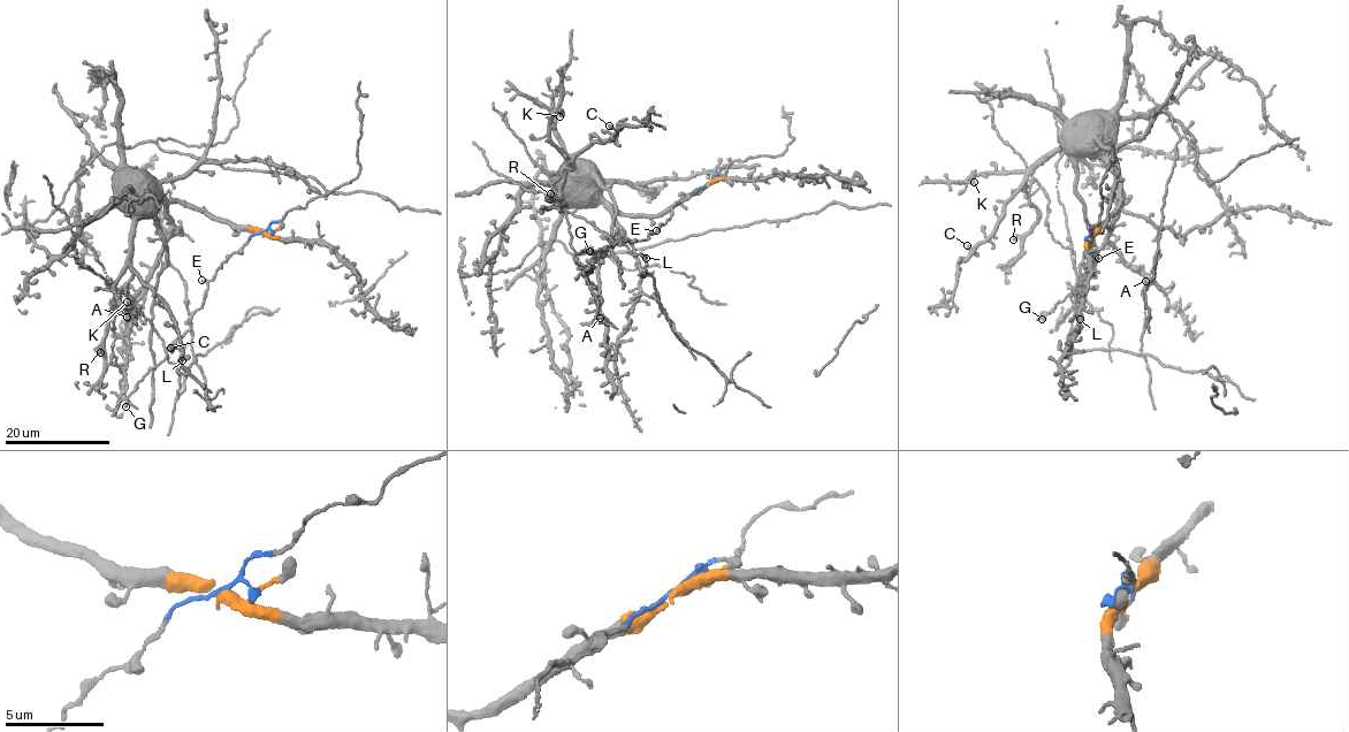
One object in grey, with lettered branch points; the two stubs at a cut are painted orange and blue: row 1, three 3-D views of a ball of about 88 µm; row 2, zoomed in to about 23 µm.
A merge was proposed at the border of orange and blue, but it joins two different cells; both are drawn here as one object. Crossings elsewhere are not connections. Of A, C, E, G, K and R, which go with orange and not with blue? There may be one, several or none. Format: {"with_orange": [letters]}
{"with_orange": ["A", "C", "K", "R"]}

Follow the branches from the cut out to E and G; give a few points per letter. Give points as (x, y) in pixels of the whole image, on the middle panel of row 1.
E: (708, 183), (675, 204), (670, 219), (656, 231)
G: (708, 183), (675, 204), (670, 219), (648, 235), (649, 238), (620, 241), (599, 252), (589, 251)

